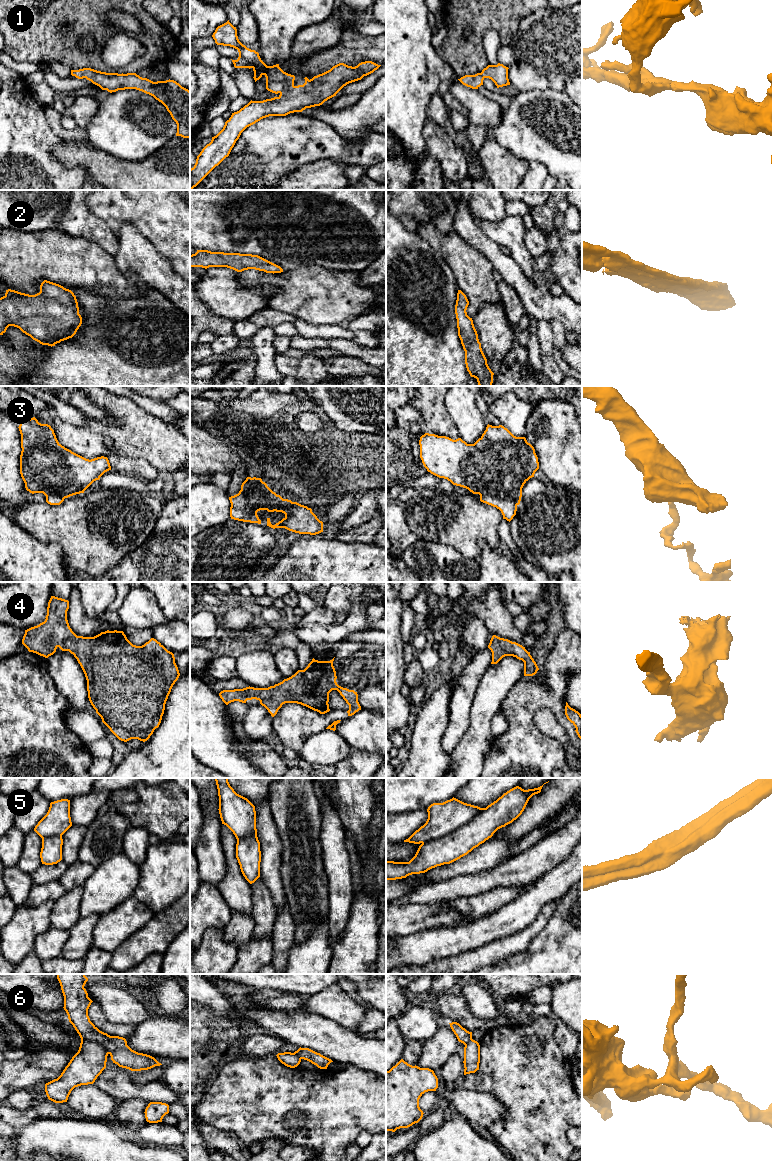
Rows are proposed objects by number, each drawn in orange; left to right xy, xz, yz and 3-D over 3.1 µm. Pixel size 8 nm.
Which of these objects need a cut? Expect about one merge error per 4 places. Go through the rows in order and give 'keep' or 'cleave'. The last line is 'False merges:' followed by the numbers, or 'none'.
1: keep
2: keep
3: cleave
4: keep
5: cleave
6: cleave
False merges: 3, 5, 6

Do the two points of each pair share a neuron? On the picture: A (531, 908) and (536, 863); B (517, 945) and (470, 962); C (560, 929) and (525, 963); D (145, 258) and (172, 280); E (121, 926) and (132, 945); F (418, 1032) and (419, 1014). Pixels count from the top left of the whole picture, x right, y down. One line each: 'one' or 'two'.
A: two
B: one
C: one
D: one
E: two
F: one

